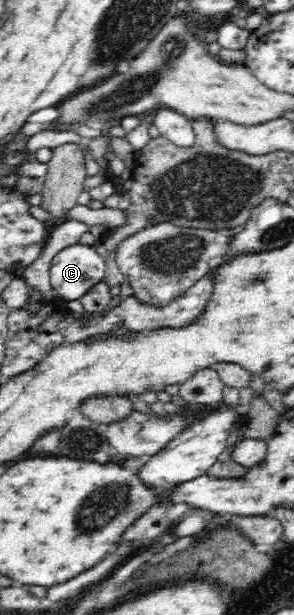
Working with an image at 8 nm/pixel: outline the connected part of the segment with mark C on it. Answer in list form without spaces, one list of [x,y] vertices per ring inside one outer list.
[[[76,243],[66,246],[64,250],[52,258],[49,266],[49,277],[51,286],[57,296],[66,301],[79,299],[84,296],[94,285],[103,281],[104,272],[106,272],[106,261],[99,254],[97,245],[88,245]]]

